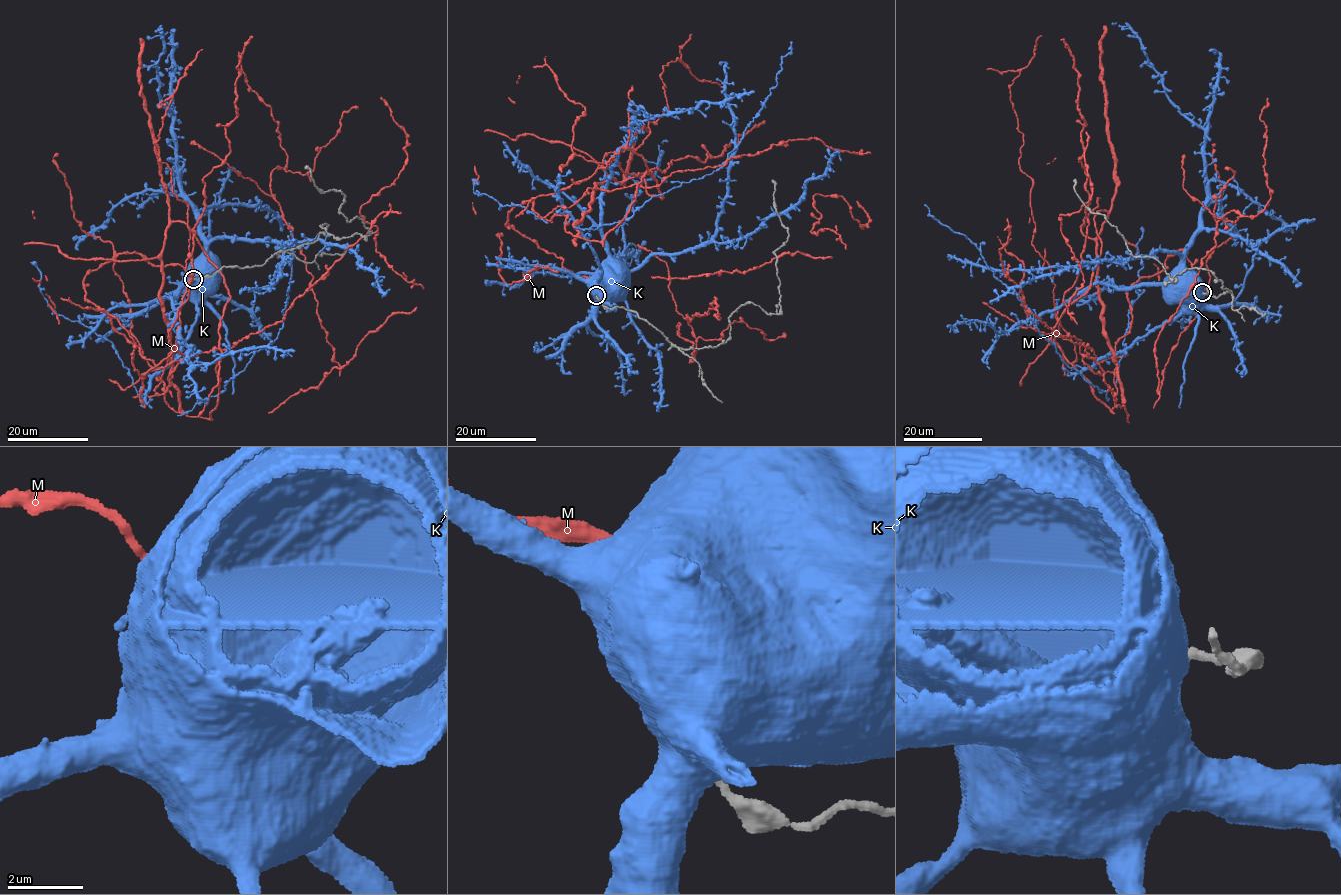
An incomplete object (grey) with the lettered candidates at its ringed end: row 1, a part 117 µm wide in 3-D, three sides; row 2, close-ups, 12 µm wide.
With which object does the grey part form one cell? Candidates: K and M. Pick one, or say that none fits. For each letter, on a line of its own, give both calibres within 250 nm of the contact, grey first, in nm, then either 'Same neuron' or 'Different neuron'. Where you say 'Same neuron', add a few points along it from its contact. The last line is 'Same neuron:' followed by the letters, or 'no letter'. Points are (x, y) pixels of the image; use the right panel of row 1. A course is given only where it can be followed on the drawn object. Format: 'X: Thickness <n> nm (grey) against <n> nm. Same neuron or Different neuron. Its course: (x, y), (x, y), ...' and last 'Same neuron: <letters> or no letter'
K: Thickness 360 nm (grey) against 800 nm. Different neuron
M: Thickness 320 nm (grey) against 220 nm. Same neuron
Same neuron: M

